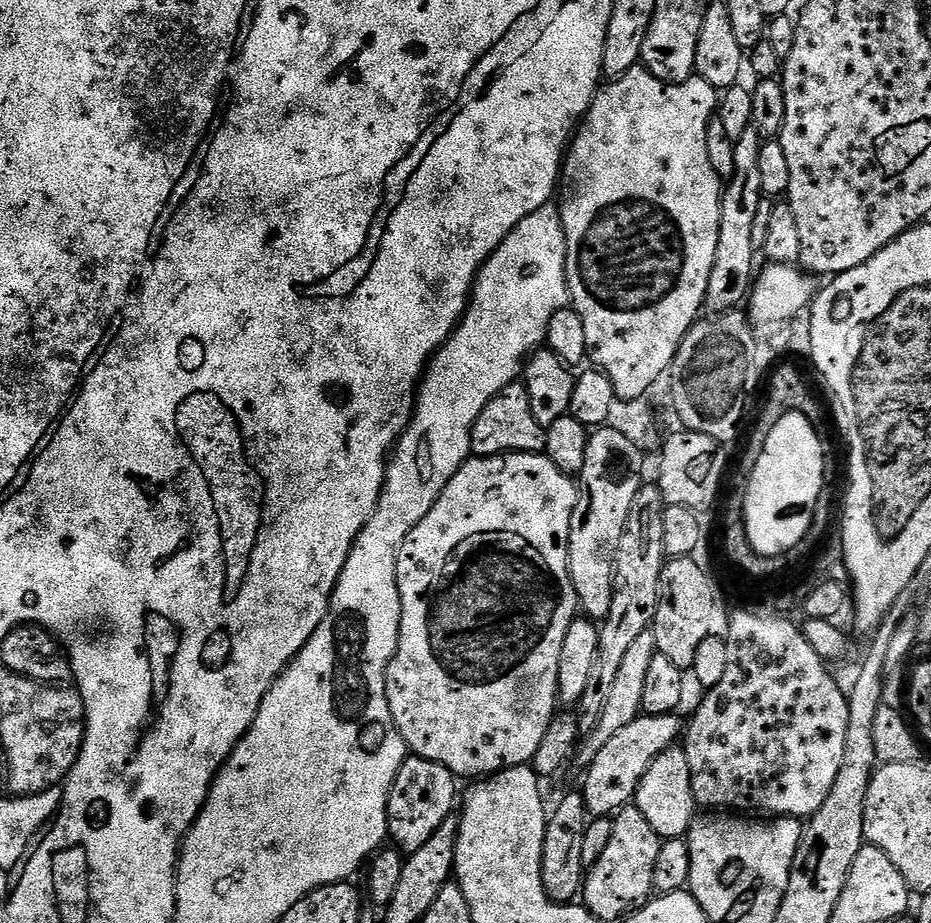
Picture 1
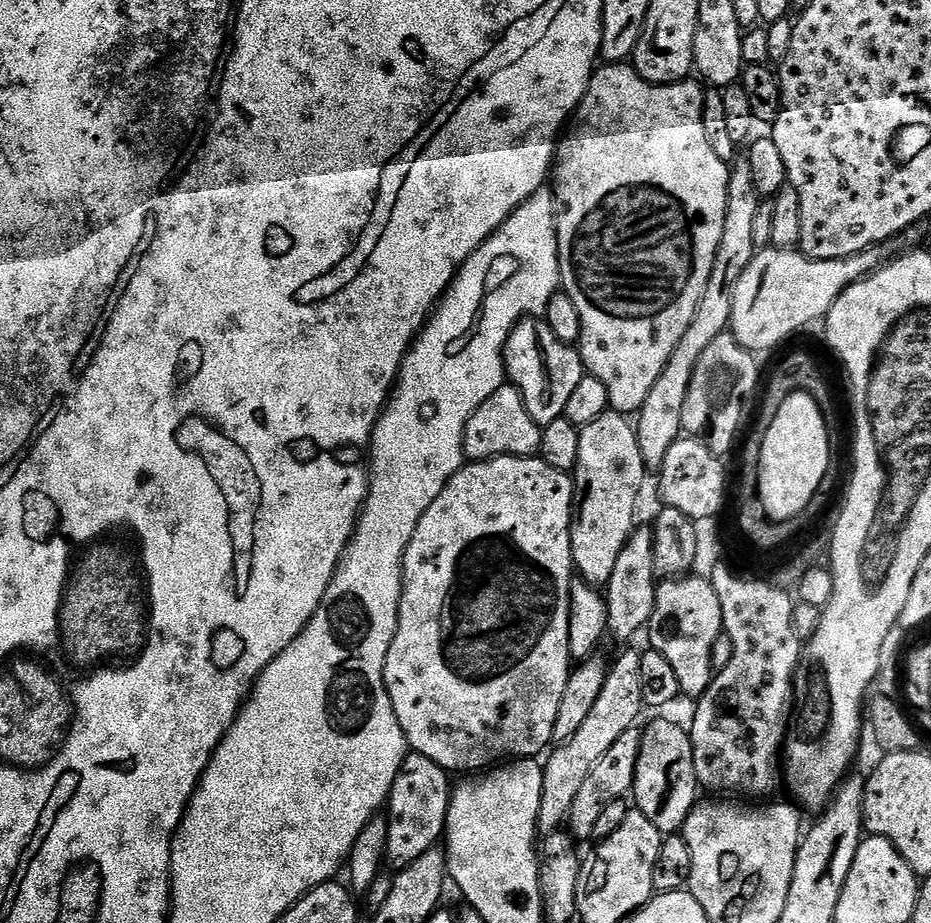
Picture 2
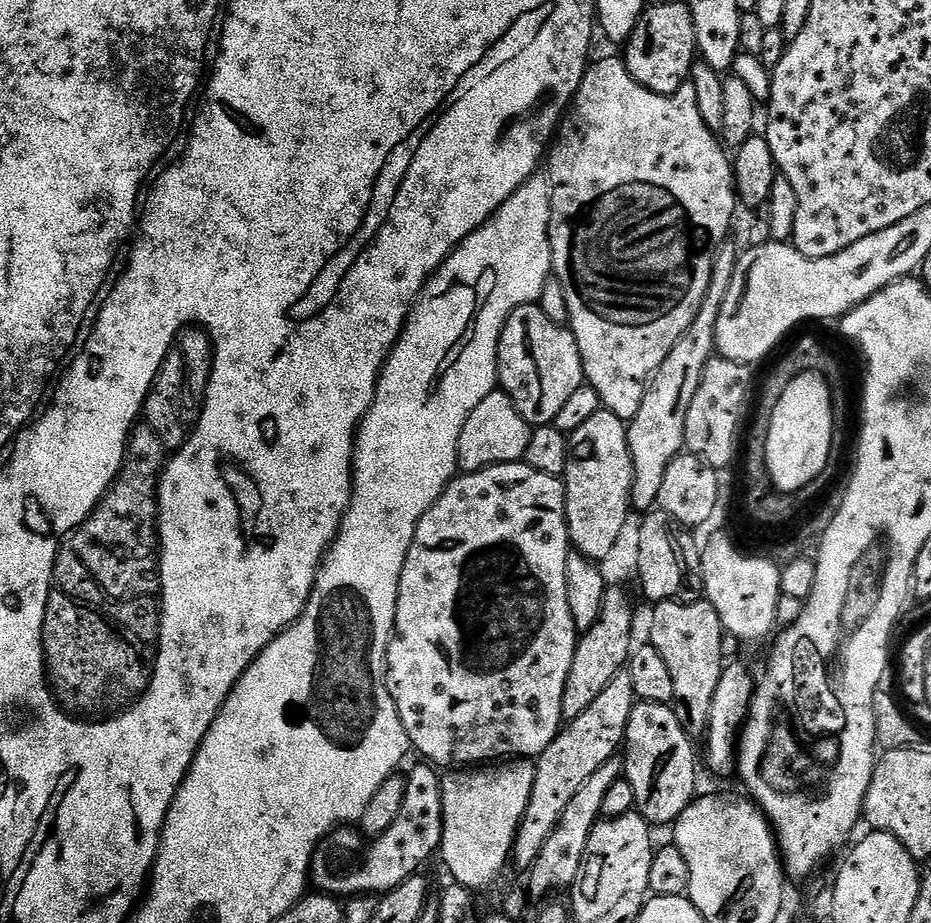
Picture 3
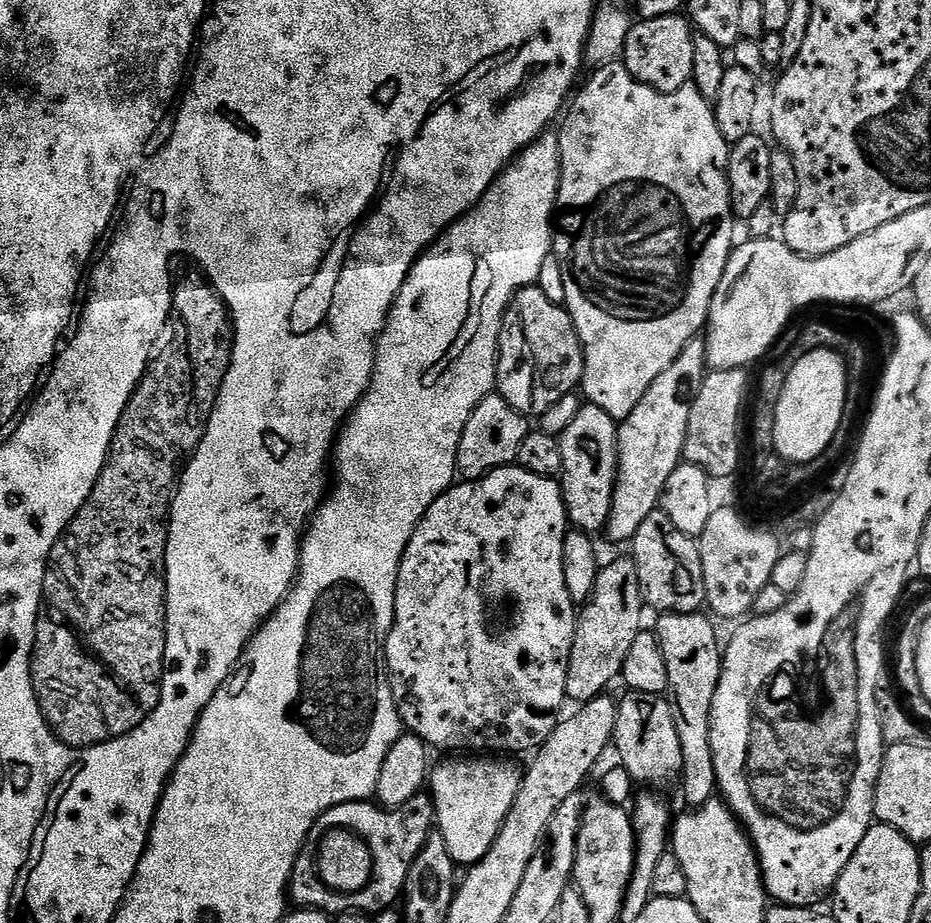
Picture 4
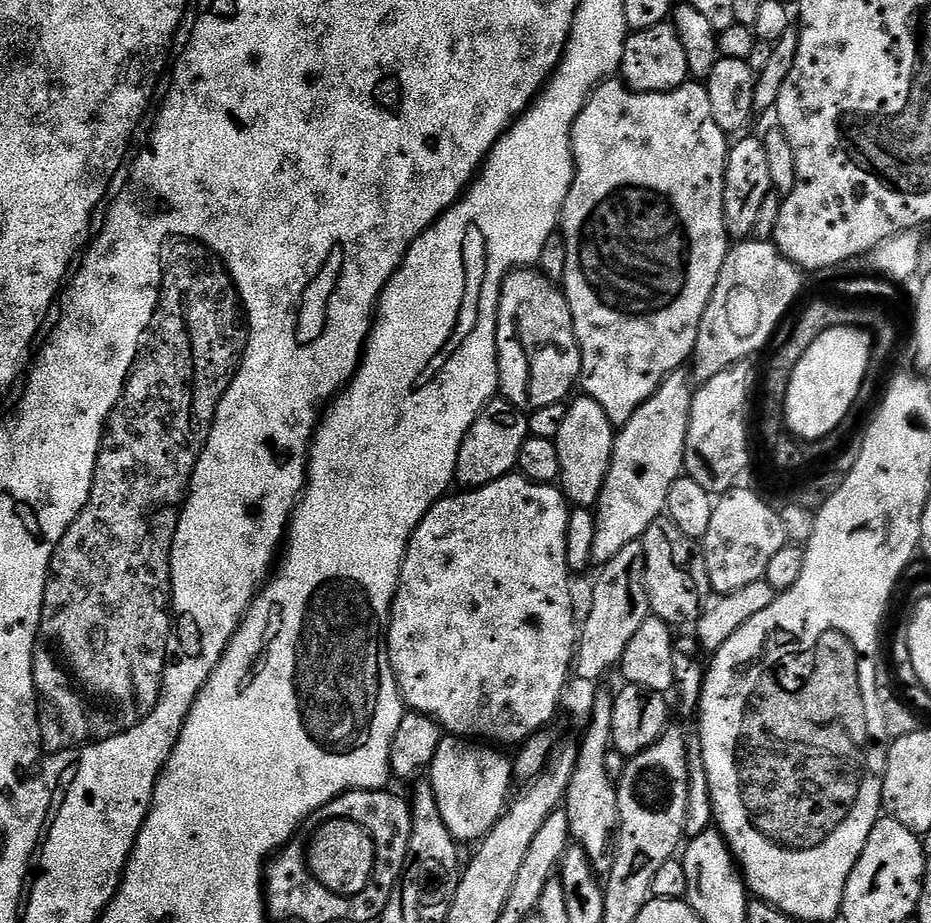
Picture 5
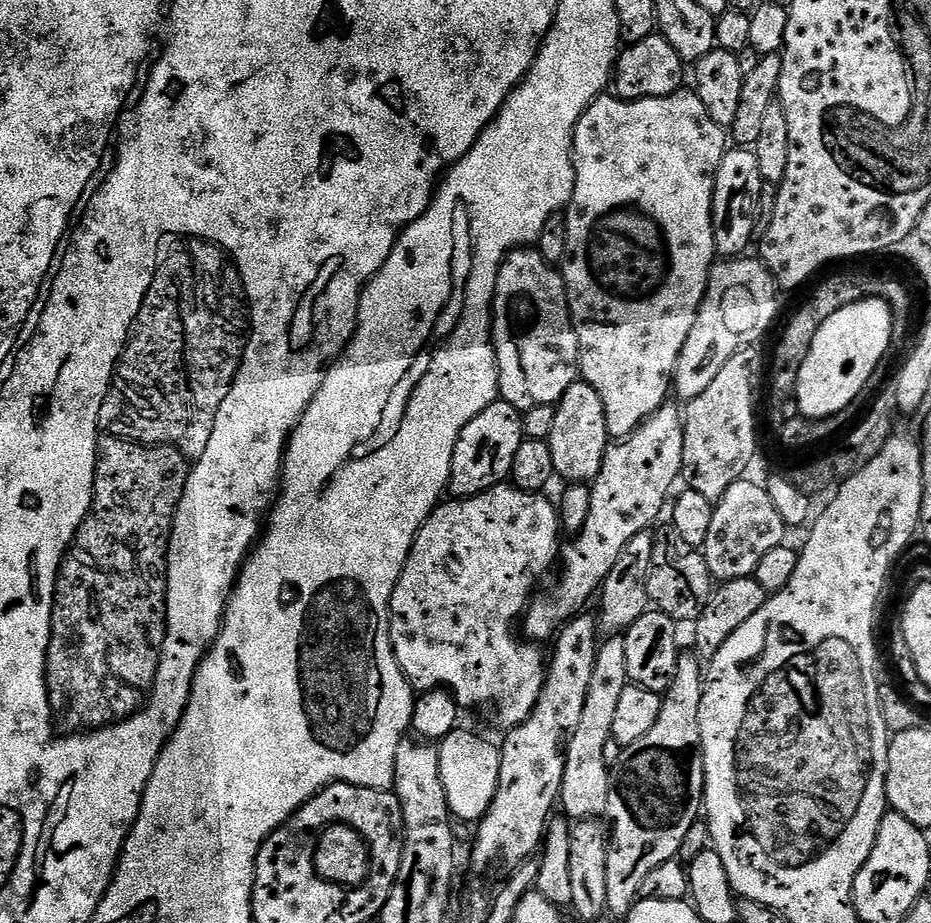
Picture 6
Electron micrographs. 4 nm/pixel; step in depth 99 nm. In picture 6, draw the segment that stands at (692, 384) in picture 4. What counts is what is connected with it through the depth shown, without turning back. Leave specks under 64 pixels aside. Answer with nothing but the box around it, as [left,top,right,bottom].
[523,402,684,641]

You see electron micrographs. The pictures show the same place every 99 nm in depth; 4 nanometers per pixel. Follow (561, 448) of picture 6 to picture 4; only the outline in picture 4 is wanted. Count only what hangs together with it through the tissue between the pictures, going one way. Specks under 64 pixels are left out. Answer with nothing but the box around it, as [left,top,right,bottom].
[558,403,618,534]

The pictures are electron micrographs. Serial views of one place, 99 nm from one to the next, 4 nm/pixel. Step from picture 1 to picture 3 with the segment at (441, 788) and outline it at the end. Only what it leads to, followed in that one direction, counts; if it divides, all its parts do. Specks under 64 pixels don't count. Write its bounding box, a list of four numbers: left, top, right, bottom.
[310,763,444,898]

